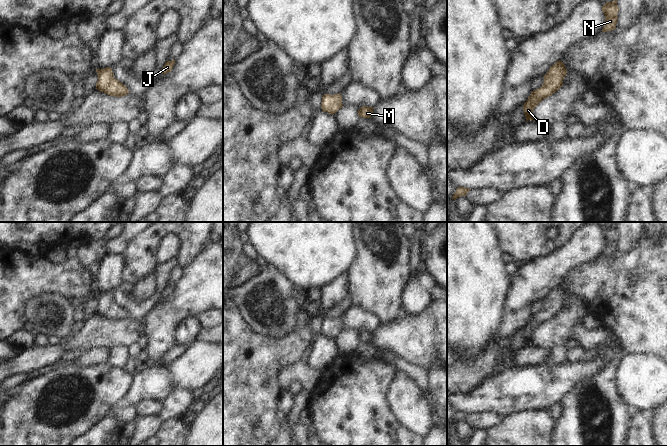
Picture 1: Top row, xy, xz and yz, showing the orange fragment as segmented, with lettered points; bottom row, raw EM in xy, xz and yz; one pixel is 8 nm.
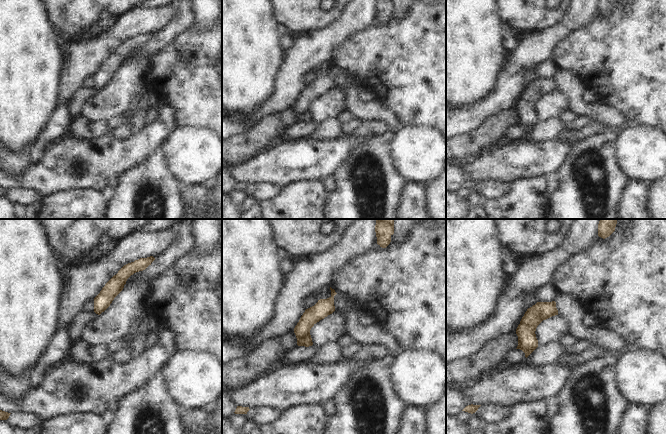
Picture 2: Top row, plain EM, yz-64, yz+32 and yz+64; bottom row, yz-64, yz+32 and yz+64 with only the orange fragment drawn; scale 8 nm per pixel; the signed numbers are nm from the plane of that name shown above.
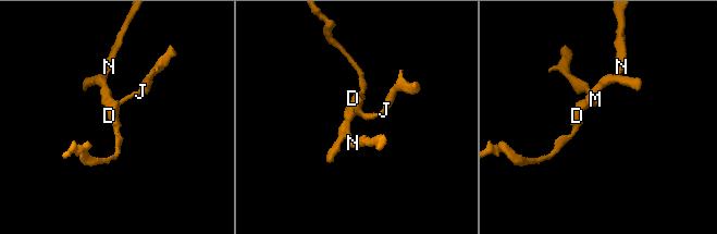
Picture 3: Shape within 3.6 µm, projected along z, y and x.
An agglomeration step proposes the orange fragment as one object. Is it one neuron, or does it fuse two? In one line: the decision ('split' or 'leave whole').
leave whole

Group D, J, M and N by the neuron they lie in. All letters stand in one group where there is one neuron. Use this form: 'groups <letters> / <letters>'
groups D J M N

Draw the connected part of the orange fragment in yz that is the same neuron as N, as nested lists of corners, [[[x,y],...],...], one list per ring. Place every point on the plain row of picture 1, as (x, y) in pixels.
[[[616,222],[614,225],[606,226],[602,230],[602,235],[605,239],[605,248],[603,253],[601,254],[603,256],[612,255],[616,252],[617,243],[618,243],[617,238],[619,236],[617,223],[618,222]]]

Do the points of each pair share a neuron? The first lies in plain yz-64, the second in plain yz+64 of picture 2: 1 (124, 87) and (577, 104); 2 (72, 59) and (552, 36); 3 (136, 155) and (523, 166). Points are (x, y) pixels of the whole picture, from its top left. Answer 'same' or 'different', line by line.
1: different
2: same
3: same

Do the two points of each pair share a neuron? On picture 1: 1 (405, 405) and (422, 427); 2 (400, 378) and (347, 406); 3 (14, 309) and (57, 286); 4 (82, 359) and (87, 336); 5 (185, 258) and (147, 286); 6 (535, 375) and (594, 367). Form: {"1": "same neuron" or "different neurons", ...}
{"1": "same neuron", "2": "different neurons", "3": "same neuron", "4": "different neurons", "5": "different neurons", "6": "same neuron"}

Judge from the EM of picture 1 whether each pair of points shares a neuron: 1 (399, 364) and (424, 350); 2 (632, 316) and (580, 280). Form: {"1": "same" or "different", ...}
{"1": "different", "2": "same"}

